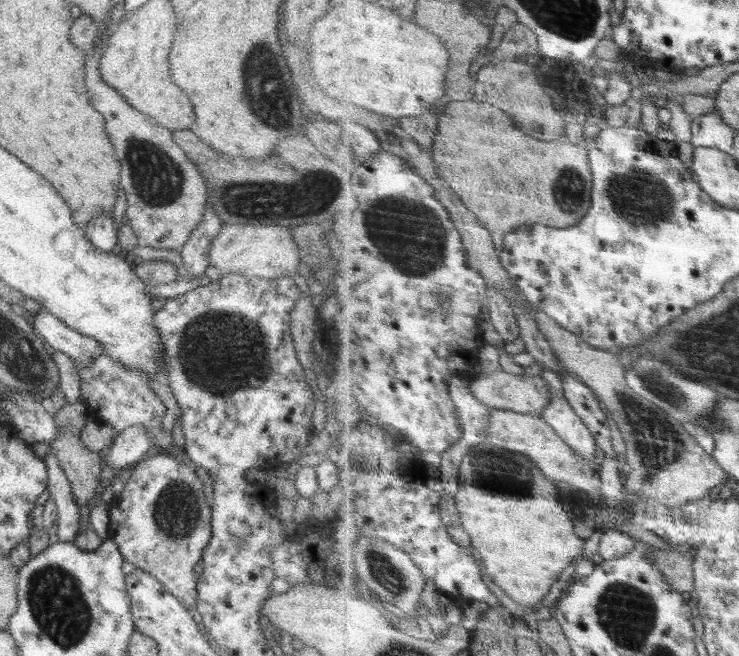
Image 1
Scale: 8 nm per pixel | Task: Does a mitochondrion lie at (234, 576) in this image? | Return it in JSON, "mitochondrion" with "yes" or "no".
{"mitochondrion":"no"}

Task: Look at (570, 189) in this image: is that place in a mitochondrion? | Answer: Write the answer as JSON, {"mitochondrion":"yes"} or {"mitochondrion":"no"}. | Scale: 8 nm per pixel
{"mitochondrion":"yes"}

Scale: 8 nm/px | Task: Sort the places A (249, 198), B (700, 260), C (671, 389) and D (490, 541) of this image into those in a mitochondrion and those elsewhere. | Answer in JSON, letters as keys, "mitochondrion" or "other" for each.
{"A":"other","B":"other","C":"mitochondrion","D":"other"}

